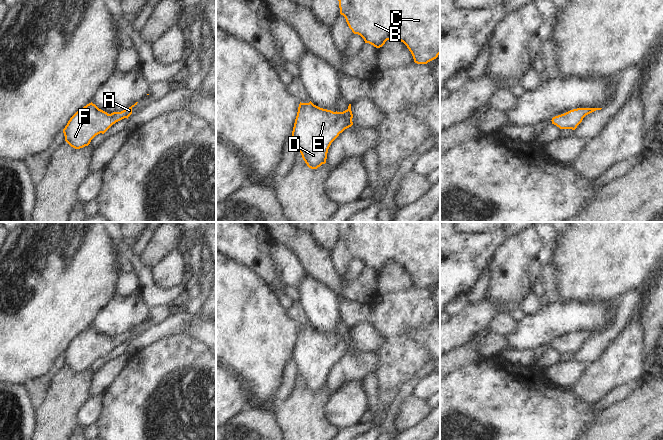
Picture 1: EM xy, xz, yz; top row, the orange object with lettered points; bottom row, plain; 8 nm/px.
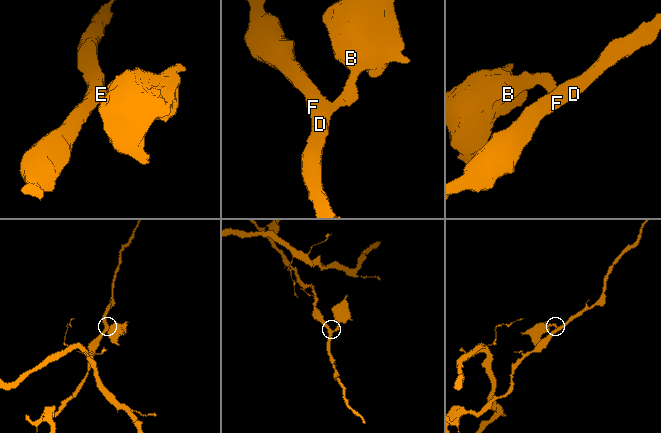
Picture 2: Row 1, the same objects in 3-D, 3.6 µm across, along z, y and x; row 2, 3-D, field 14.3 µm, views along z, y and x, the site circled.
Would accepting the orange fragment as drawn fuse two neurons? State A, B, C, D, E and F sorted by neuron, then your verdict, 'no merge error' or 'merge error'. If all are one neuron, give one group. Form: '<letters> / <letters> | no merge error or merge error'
A B C D E F | no merge error

